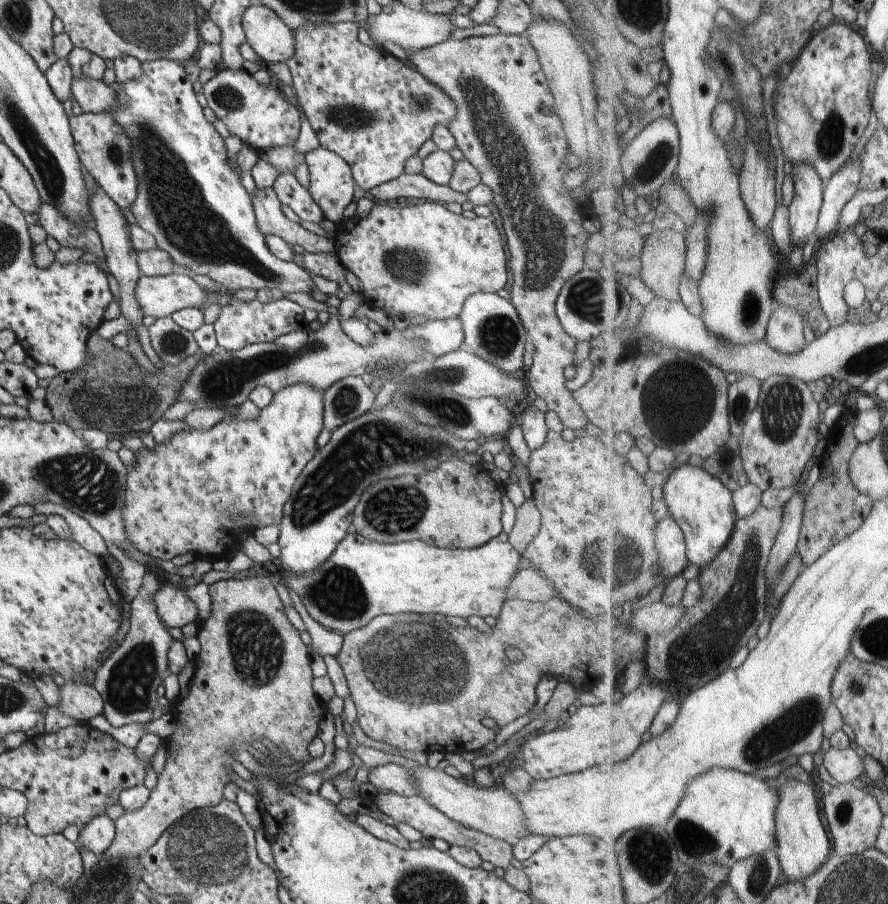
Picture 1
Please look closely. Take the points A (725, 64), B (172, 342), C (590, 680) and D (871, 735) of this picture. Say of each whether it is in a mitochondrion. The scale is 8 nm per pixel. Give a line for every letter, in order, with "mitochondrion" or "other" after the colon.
A: mitochondrion
B: mitochondrion
C: other
D: other

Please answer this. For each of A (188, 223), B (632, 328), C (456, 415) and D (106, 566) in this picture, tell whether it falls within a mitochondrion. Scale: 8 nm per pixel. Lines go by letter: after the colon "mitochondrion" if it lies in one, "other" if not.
A: mitochondrion
B: other
C: mitochondrion
D: other

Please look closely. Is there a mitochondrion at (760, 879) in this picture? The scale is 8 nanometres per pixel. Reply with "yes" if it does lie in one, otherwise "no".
yes

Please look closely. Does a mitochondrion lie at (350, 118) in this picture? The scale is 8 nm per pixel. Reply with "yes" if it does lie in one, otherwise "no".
yes

